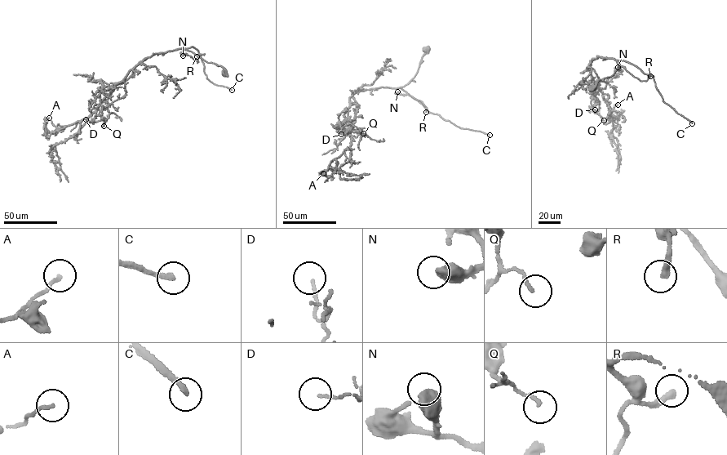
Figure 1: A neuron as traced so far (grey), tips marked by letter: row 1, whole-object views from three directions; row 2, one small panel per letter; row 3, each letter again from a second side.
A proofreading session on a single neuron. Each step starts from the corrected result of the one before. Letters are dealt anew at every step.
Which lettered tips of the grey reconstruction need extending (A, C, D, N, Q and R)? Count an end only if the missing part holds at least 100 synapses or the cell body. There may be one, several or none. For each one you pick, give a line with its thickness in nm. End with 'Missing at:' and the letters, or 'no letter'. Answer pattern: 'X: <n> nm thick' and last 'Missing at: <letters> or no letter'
C: 240 nm thick
R: 320 nm thick
Missing at: C, R

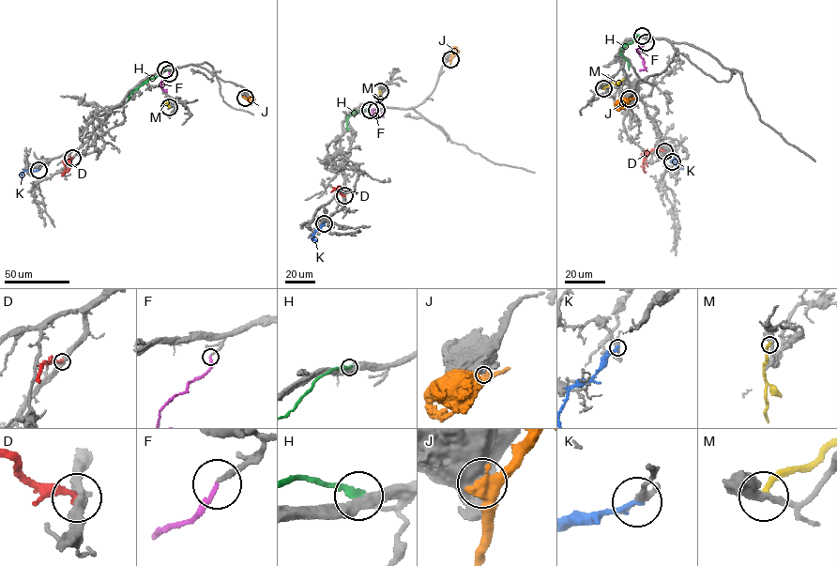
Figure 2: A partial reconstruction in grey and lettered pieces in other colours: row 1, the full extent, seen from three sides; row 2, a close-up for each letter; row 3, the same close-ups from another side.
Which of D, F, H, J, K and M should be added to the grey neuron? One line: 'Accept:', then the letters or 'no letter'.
Accept: F

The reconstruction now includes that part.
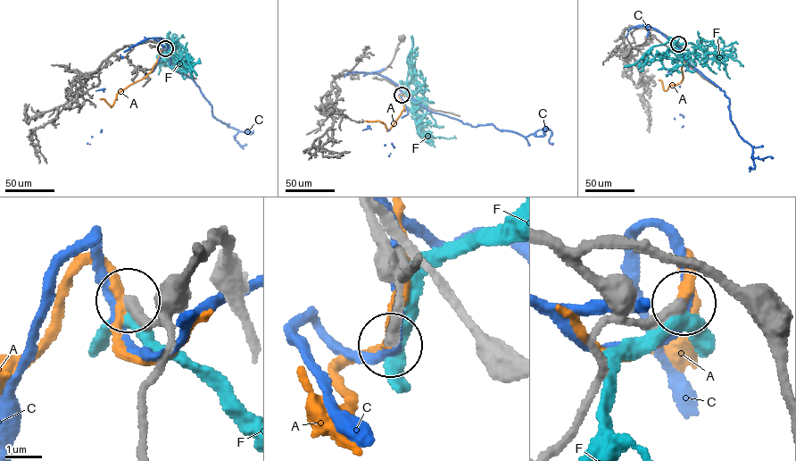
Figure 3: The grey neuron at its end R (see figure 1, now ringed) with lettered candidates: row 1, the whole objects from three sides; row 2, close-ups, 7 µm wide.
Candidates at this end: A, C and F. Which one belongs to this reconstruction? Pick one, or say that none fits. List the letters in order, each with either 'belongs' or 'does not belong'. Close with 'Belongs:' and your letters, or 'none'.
A: does not belong
C: does not belong
F: does not belong
Belongs: none

